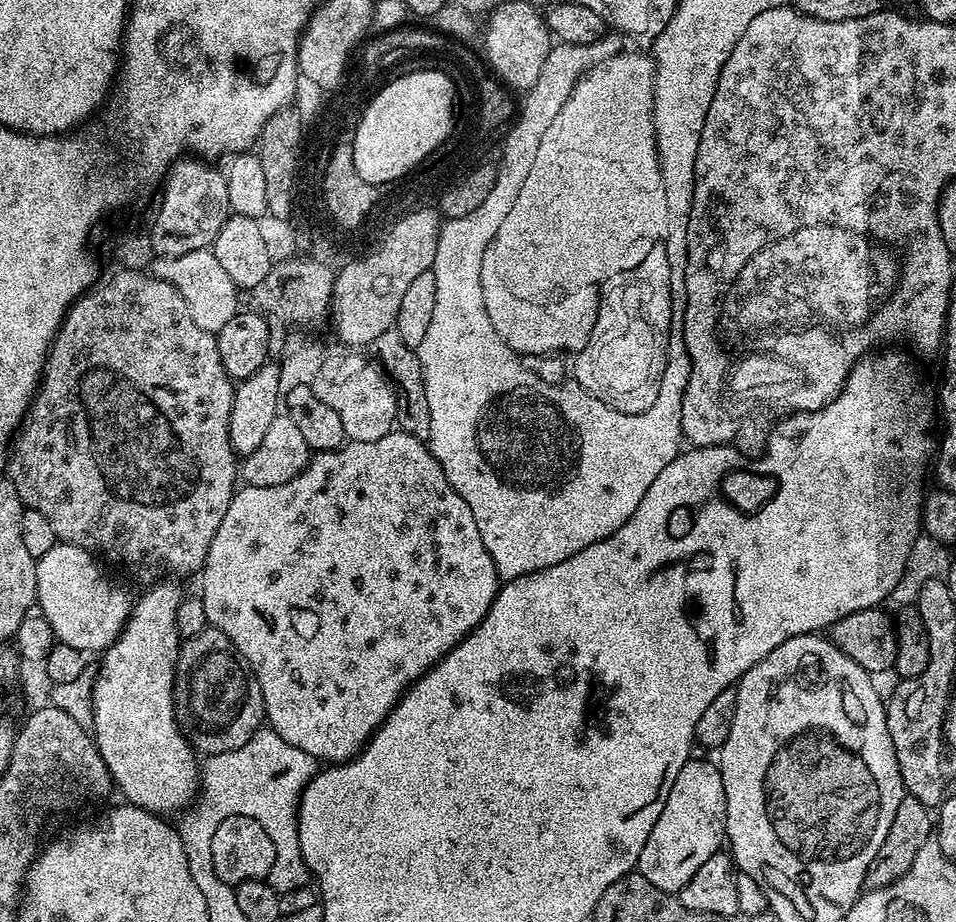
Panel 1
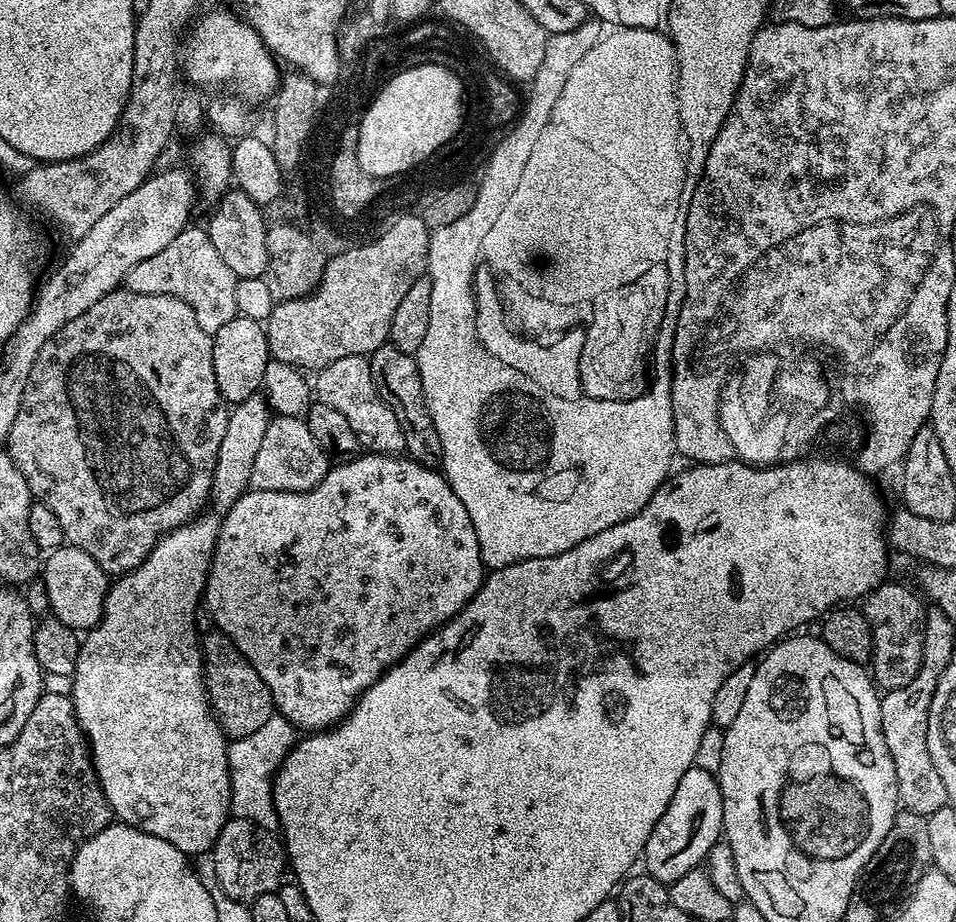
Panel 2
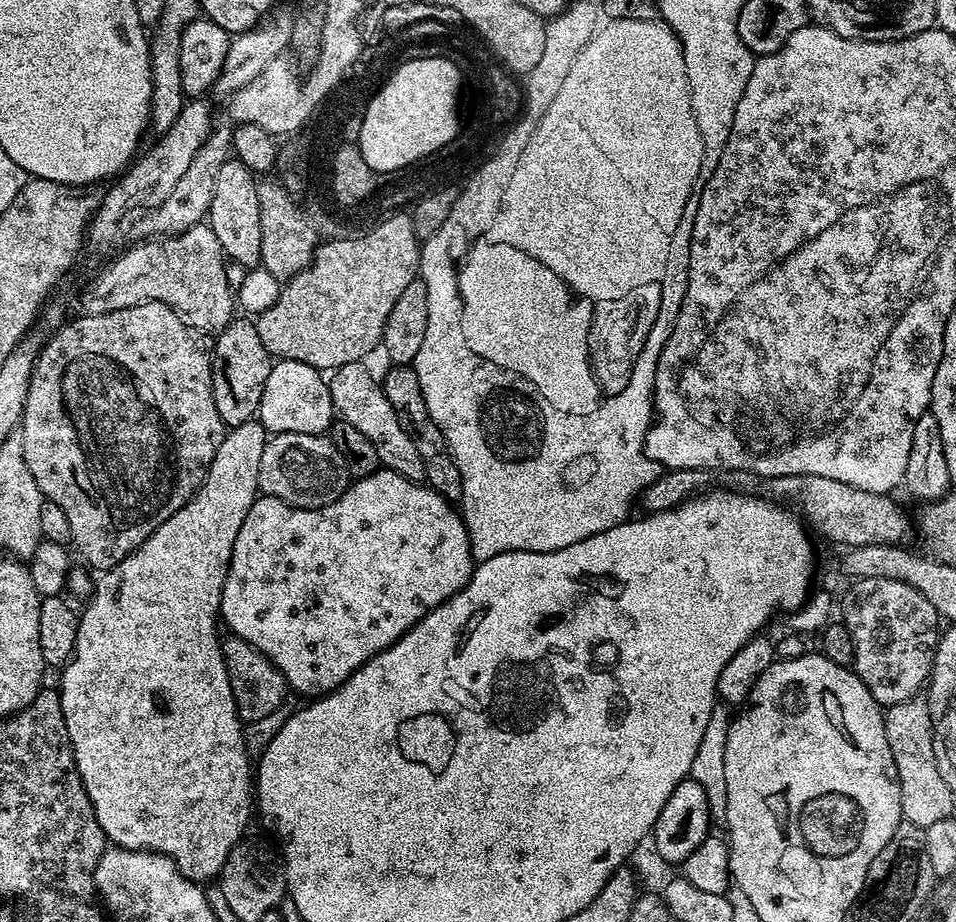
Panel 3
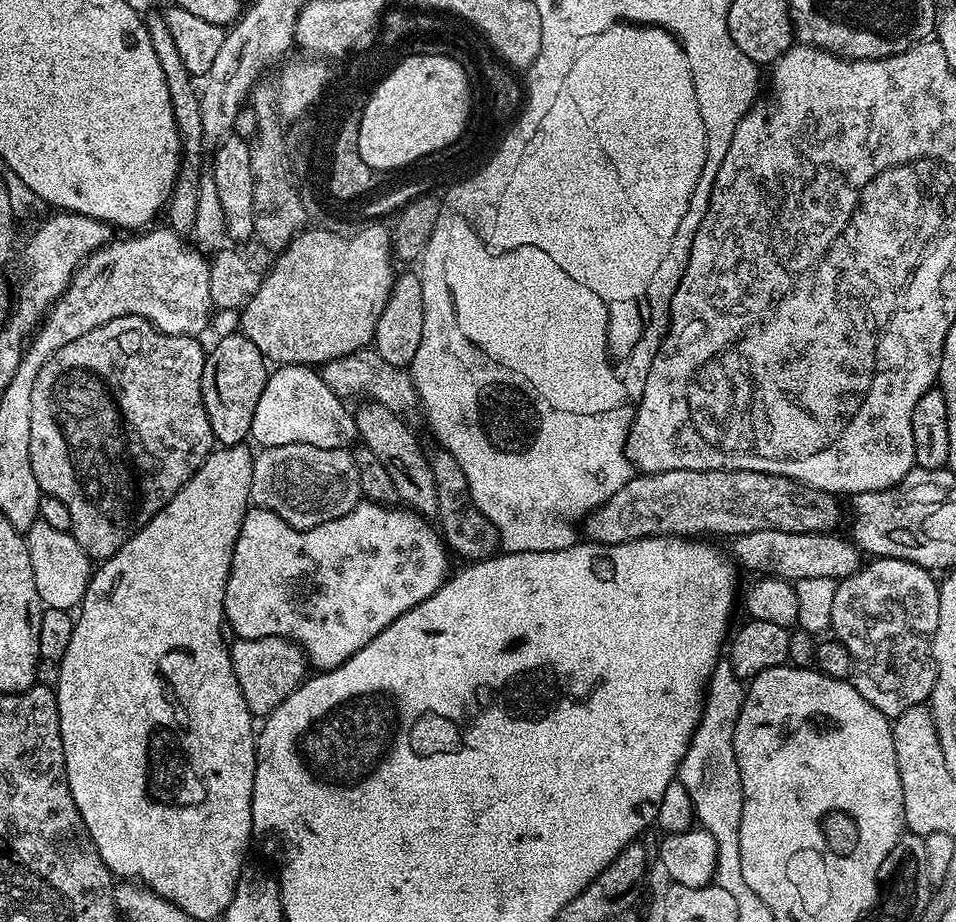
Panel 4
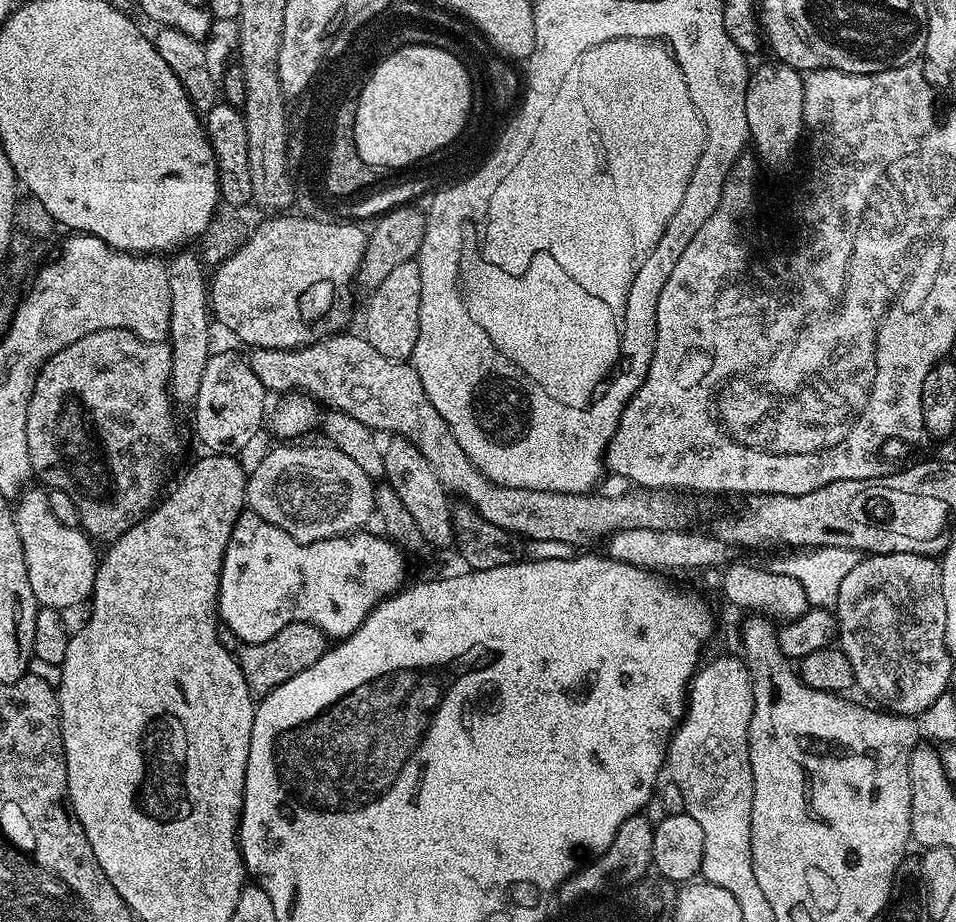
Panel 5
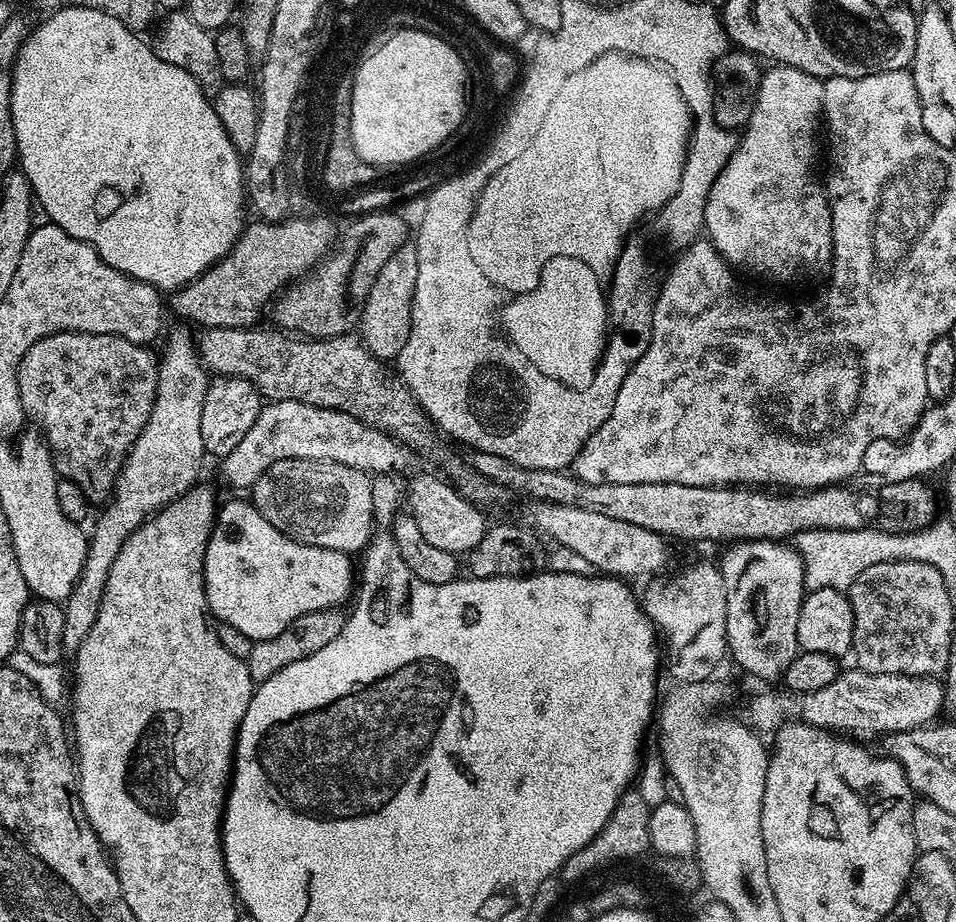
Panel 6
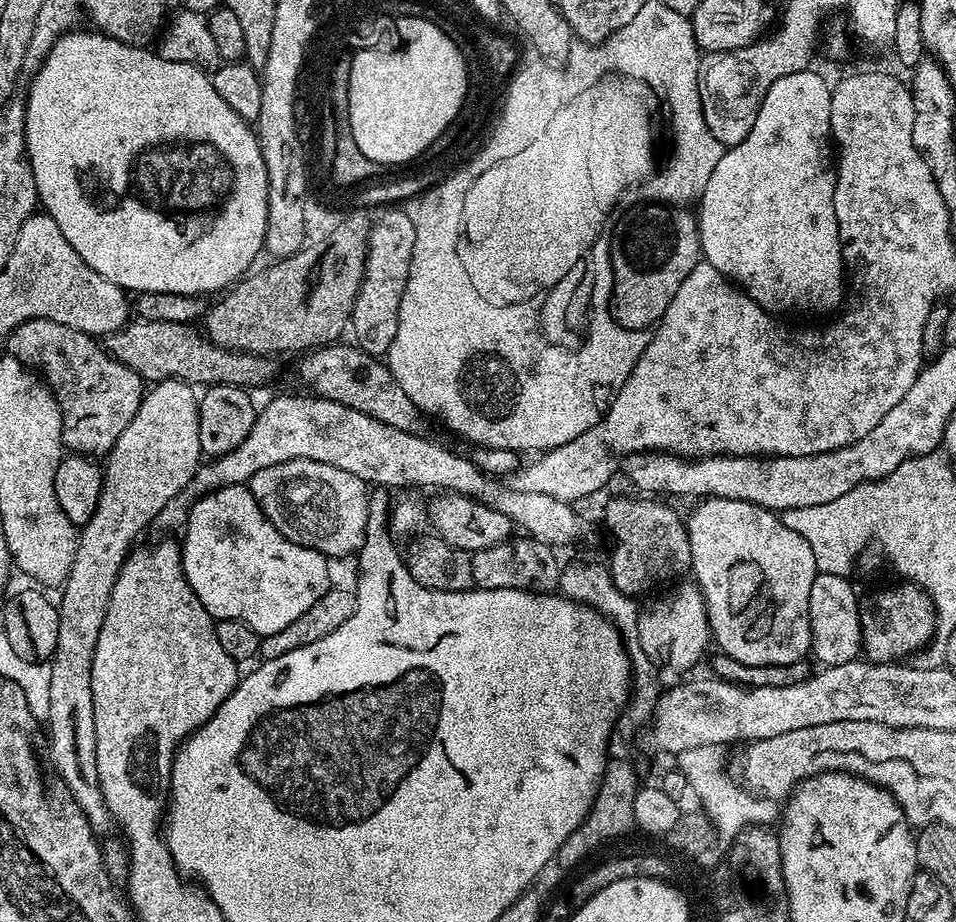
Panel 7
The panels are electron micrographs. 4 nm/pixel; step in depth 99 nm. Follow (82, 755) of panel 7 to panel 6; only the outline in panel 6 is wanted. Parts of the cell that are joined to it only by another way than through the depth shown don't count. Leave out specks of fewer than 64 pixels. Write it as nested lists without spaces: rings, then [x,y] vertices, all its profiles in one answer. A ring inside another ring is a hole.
[[[177,325],[171,330],[163,352],[160,352],[158,386],[146,426],[125,456],[124,464],[116,475],[112,498],[103,505],[101,512],[104,513],[97,518],[92,532],[90,528],[82,574],[78,574],[74,590],[63,601],[65,625],[62,642],[65,653],[75,653],[82,646],[86,634],[90,634],[90,626],[94,626],[94,618],[98,618],[106,578],[110,578],[110,566],[114,566],[114,558],[118,558],[118,550],[122,550],[126,538],[130,538],[130,534],[134,534],[134,530],[138,530],[149,516],[161,512],[170,502],[197,487],[199,480],[196,479],[206,461],[201,422],[210,376],[200,361],[192,330],[187,325]]]

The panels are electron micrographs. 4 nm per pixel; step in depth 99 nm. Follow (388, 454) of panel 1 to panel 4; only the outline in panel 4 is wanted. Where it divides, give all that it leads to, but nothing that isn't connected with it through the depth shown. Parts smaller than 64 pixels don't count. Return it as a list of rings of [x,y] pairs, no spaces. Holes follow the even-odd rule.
[[[361,502],[354,506],[354,510],[350,510],[350,514],[342,514],[342,518],[334,518],[330,522],[322,522],[322,526],[314,526],[313,528],[308,528],[306,531],[298,530],[294,526],[290,526],[286,521],[281,518],[278,514],[274,514],[270,510],[265,508],[258,508],[255,506],[249,507],[246,518],[242,522],[242,530],[238,534],[238,542],[234,546],[234,558],[232,559],[232,569],[228,575],[228,581],[226,582],[226,598],[224,599],[224,618],[230,622],[230,626],[236,631],[237,637],[239,639],[245,640],[246,638],[266,638],[267,636],[281,636],[287,640],[292,640],[295,644],[300,645],[300,649],[303,650],[304,655],[308,657],[308,663],[313,669],[316,670],[327,670],[329,668],[337,668],[342,666],[350,659],[355,652],[362,650],[362,646],[366,646],[366,642],[370,642],[374,637],[378,635],[382,630],[386,630],[386,626],[390,626],[390,622],[394,622],[402,614],[406,614],[414,606],[418,606],[418,602],[426,602],[426,598],[430,598],[430,594],[440,591],[440,587],[444,585],[445,580],[448,579],[450,575],[450,569],[448,569],[448,556],[450,557],[449,549],[444,543],[443,536],[440,535],[439,531],[435,527],[432,528],[427,519],[421,516],[419,512],[407,507],[399,506],[400,508],[392,508],[396,506],[389,506],[384,502]]]

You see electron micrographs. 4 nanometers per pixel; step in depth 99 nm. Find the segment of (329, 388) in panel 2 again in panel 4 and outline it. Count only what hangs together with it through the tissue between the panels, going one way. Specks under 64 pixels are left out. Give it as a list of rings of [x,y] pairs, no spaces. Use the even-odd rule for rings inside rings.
[[[364,402],[360,409],[357,407],[354,415],[356,431],[363,447],[370,449],[374,458],[386,466],[390,479],[394,481],[397,497],[421,516],[435,517],[438,498],[434,490],[434,474],[430,474],[430,462],[425,449],[420,449],[419,438],[404,425],[405,417],[399,412],[390,411],[386,406],[371,402]]]

